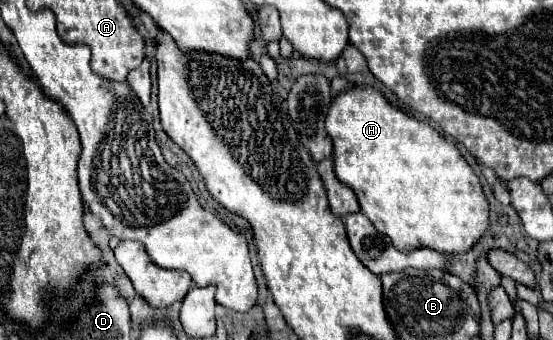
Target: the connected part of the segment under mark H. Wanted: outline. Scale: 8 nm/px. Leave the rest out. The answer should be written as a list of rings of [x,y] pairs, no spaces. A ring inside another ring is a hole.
[[[352,87],[334,97],[326,131],[334,141],[334,171],[338,179],[354,189],[360,211],[380,233],[392,239],[396,249],[408,253],[428,247],[438,253],[466,253],[486,233],[490,225],[490,203],[476,173],[454,143],[444,139],[428,123],[392,107],[374,87]]]

